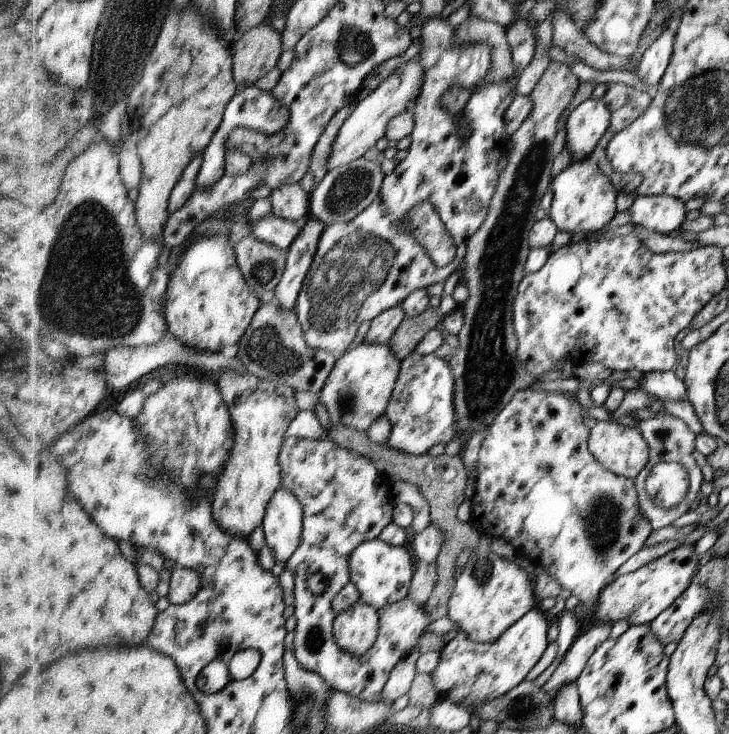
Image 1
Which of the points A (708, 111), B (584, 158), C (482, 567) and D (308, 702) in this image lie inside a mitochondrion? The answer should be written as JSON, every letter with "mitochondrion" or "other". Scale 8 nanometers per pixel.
{"A":"mitochondrion","B":"other","C":"mitochondrion","D":"mitochondrion"}

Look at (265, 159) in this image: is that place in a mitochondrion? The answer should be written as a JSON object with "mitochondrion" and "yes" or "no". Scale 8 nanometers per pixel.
{"mitochondrion":"no"}

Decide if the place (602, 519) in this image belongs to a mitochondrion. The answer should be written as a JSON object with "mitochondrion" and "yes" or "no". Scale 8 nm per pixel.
{"mitochondrion":"yes"}

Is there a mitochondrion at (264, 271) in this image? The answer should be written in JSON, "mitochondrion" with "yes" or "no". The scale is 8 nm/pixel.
{"mitochondrion":"yes"}

